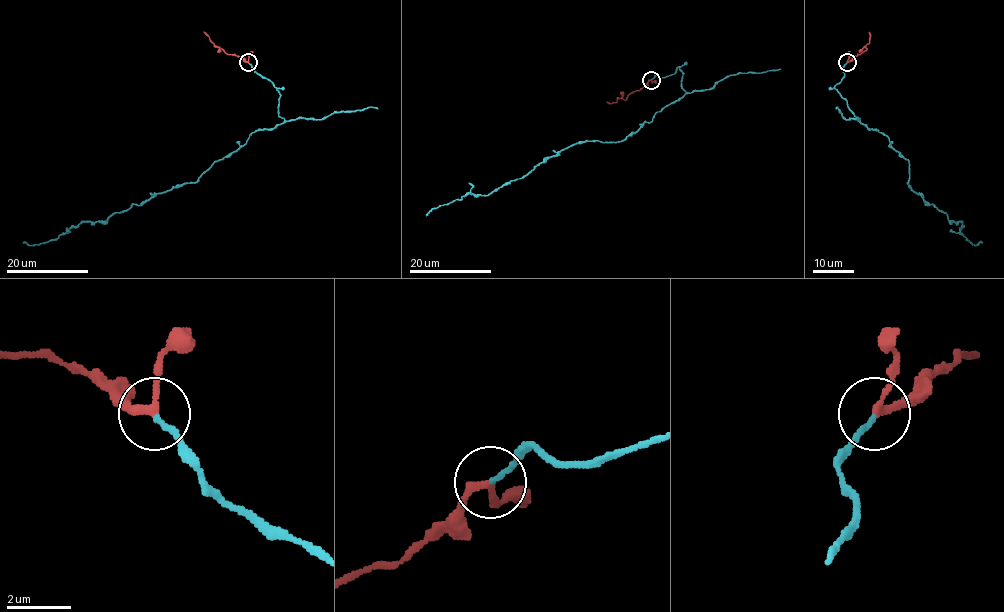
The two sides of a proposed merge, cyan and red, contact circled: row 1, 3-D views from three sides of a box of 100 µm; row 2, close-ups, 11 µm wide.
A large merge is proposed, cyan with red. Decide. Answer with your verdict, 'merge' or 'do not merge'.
merge

